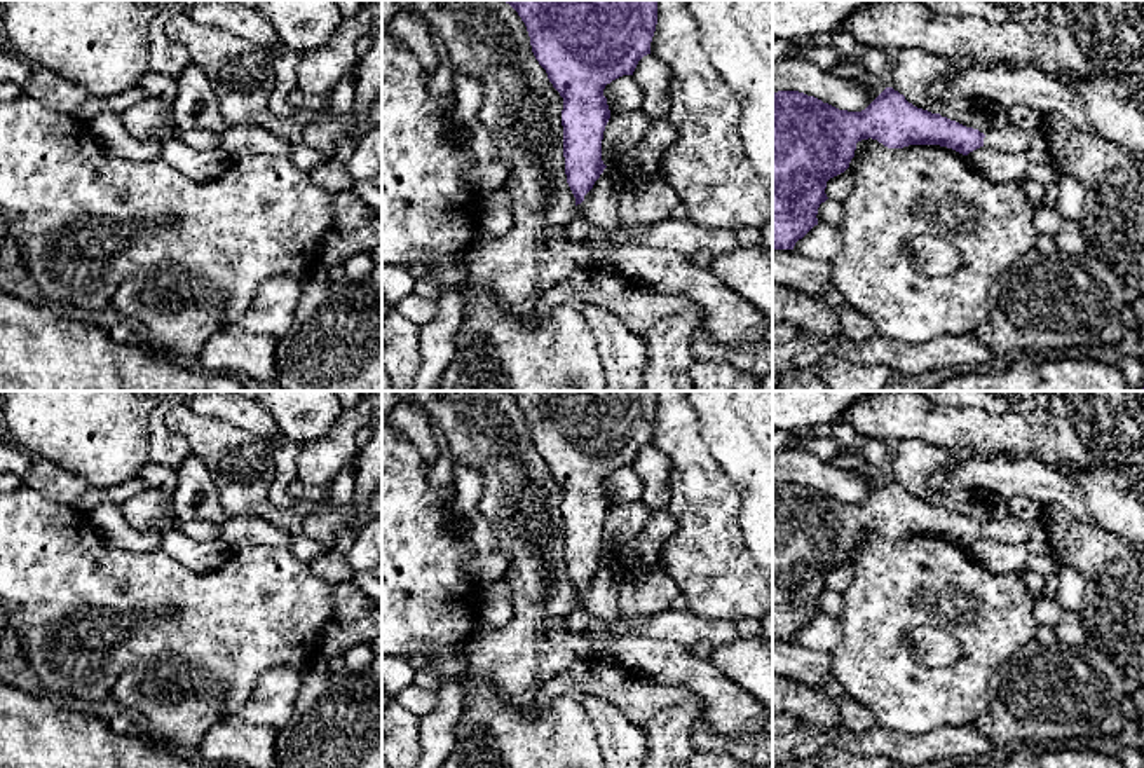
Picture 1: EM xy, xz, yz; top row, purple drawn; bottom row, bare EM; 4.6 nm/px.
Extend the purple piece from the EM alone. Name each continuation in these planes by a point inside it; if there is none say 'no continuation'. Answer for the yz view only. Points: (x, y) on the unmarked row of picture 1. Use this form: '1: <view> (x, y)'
1: yz (1010, 529)

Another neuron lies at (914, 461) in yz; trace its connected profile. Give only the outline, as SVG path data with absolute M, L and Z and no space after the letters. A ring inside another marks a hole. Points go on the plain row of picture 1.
M902 440L891 454L888 478L893 478L917 499L936 504L936 496L930 489L930 477L957 454L950 449L938 449L923 440Z

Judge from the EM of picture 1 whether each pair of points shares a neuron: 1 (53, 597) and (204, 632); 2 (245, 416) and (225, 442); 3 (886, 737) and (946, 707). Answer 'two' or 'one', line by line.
1: one
2: two
3: two

